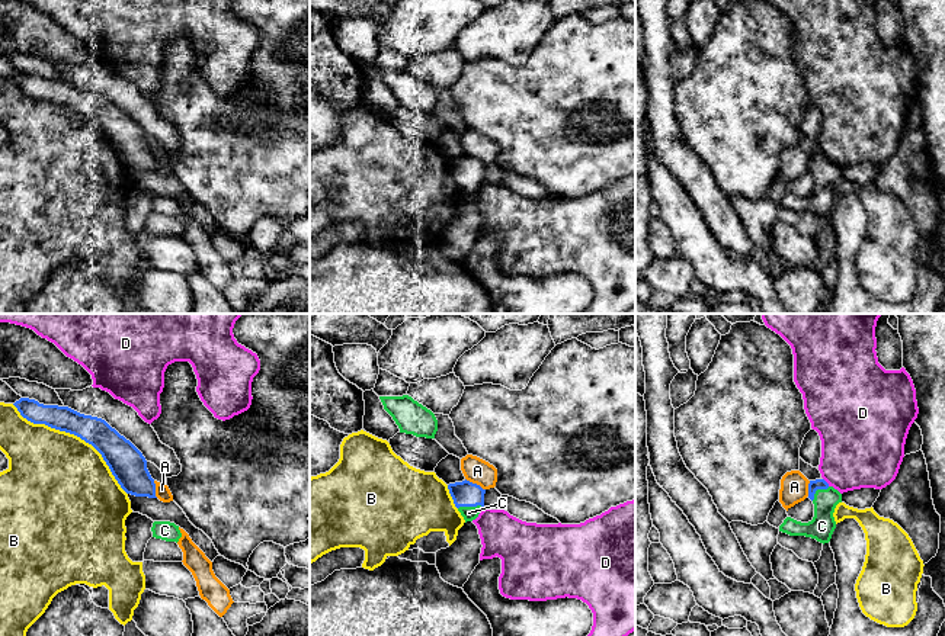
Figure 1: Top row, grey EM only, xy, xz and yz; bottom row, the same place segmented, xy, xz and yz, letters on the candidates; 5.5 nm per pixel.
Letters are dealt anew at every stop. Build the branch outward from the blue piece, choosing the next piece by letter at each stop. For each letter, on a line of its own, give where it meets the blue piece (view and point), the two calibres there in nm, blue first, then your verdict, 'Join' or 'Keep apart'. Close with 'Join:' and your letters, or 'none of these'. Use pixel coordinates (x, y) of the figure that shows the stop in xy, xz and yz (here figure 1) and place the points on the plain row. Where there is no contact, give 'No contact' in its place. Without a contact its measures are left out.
A: Touches blue at xz (476, 158). Thickness 140 nm (blue) against 140 nm. Keep apart
B: Touches blue at xy (76, 109). Thickness 170 nm (blue) against 480 nm. Keep apart
C: Touches blue at xz (470, 180). Thickness 140 nm (blue) against 80 nm. Join
D: Touches blue at yz (826, 157). Thickness 60 nm (blue) against 420 nm. Keep apart
Join: C

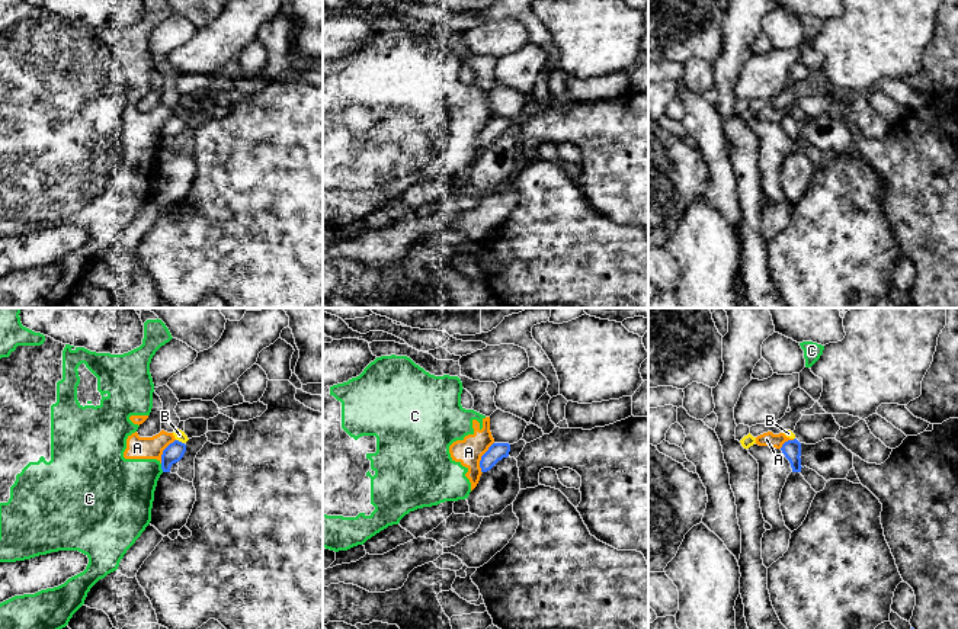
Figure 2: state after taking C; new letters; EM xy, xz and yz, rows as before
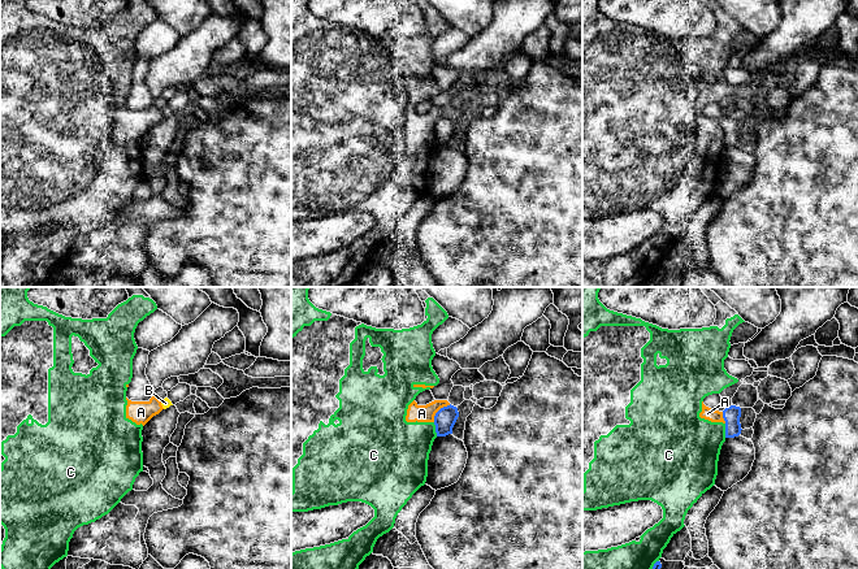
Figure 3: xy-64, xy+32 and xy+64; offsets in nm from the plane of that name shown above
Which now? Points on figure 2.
A: Touches blue at xz (481, 132). Thickness 100 nm (blue) against 150 nm. Keep apart
B: Touches blue at xy (180, 116). Thickness 100 nm (blue) against 60 nm. Keep apart
C: Touches blue at xy (162, 143). Thickness 100 nm (blue) against 360 nm. Keep apart
Join: none of these

